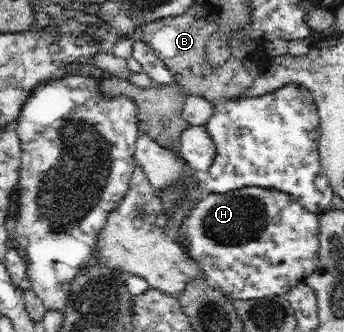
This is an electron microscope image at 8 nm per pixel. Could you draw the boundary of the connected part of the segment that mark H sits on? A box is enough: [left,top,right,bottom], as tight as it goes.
[182,187,319,300]

